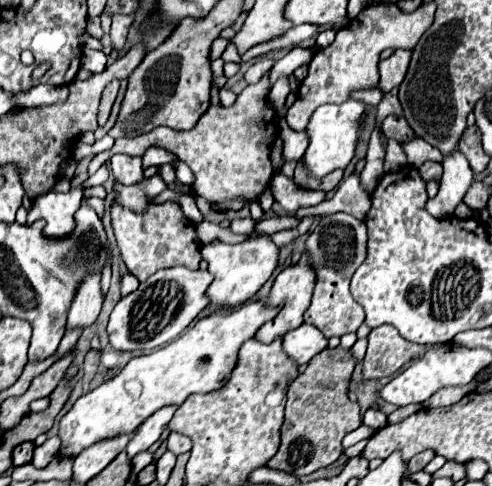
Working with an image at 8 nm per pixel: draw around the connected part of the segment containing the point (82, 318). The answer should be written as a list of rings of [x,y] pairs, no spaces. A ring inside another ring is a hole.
[[[100,273],[86,275],[72,299],[70,311],[68,311],[68,329],[72,327],[88,327],[96,321],[100,307],[102,307],[102,287],[100,287]]]

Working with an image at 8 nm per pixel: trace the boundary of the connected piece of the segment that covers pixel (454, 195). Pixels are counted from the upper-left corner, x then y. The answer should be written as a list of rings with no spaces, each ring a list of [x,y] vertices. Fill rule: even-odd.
[[[458,149],[444,157],[442,167],[444,175],[440,181],[440,191],[426,203],[426,209],[432,213],[432,217],[452,217],[456,205],[462,203],[462,197],[466,195],[474,175],[466,157]]]

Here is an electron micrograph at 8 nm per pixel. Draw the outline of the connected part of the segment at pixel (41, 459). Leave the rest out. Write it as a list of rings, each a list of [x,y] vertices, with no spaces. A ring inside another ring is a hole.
[[[58,437],[48,439],[44,445],[40,445],[40,447],[34,449],[32,465],[38,467],[38,469],[44,469],[44,467],[58,455],[58,449],[60,449],[60,439],[58,439]]]

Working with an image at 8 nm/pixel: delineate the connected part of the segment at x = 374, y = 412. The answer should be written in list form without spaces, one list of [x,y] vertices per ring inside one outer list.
[[[370,408],[363,416],[363,424],[377,431],[387,425],[387,416],[379,409]]]

